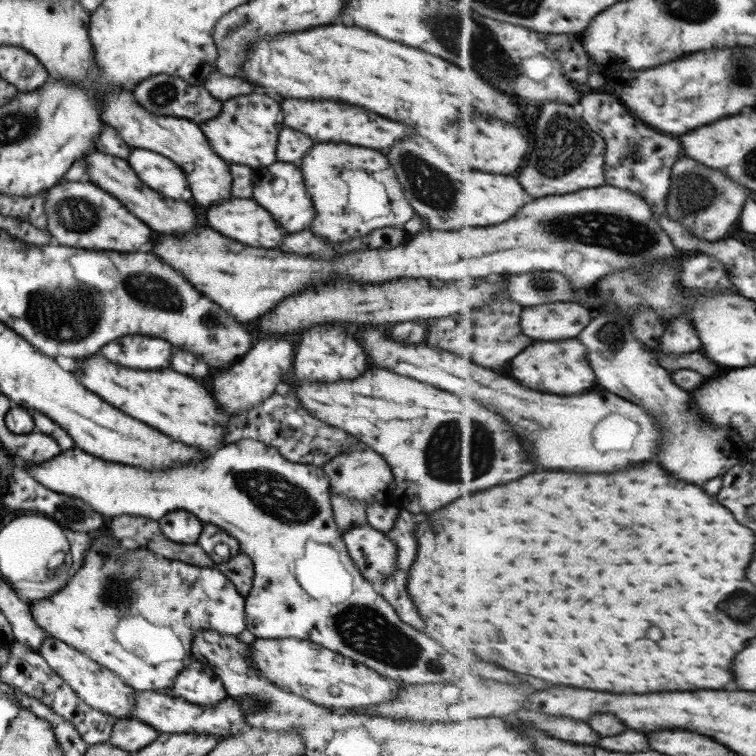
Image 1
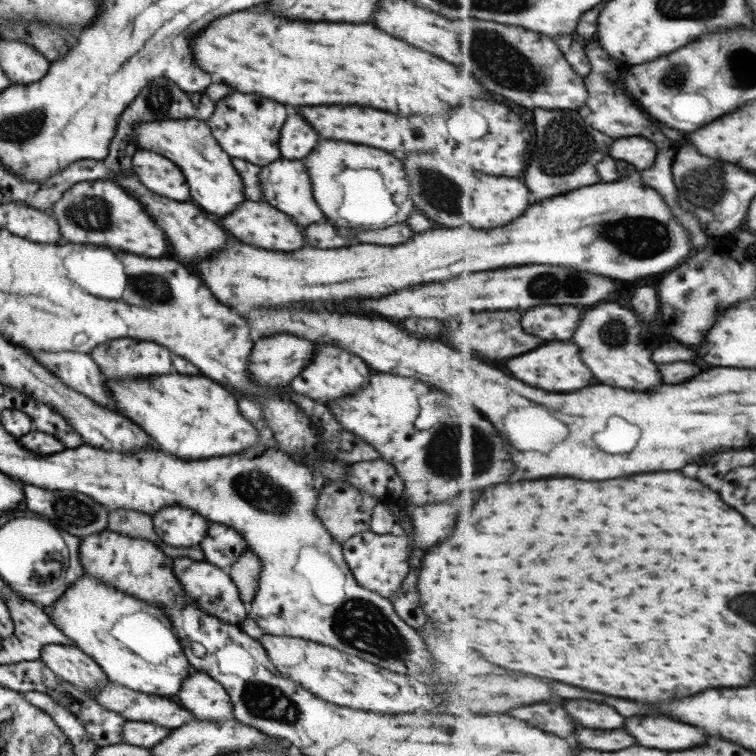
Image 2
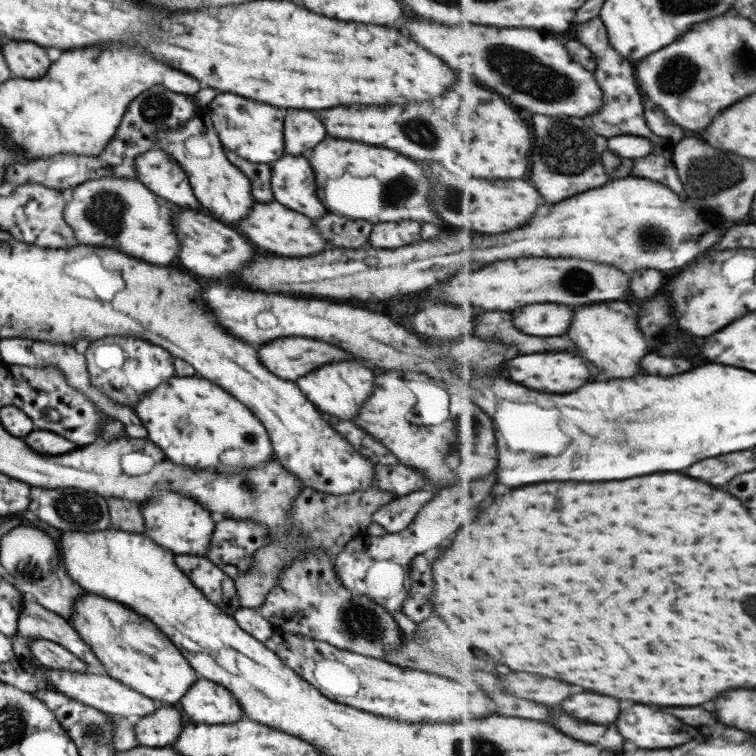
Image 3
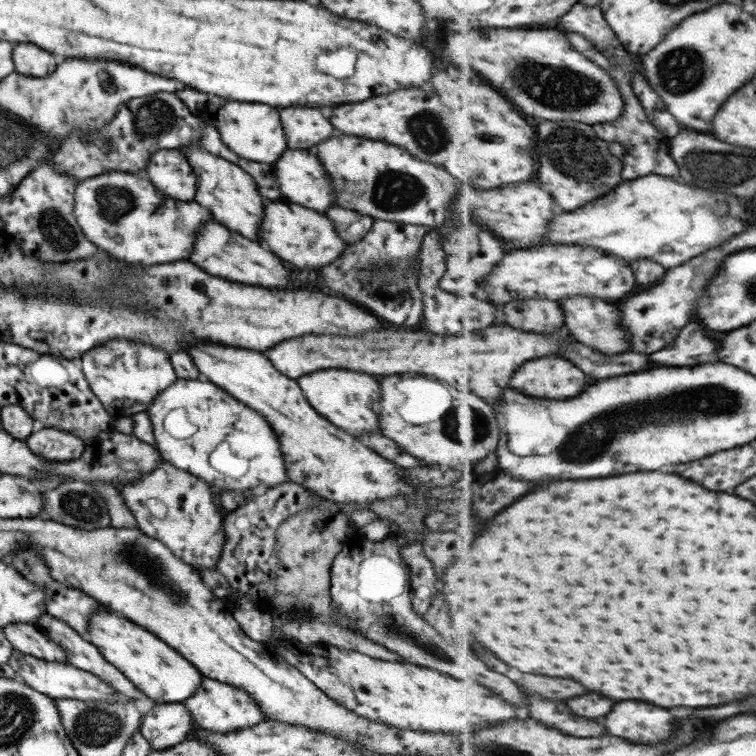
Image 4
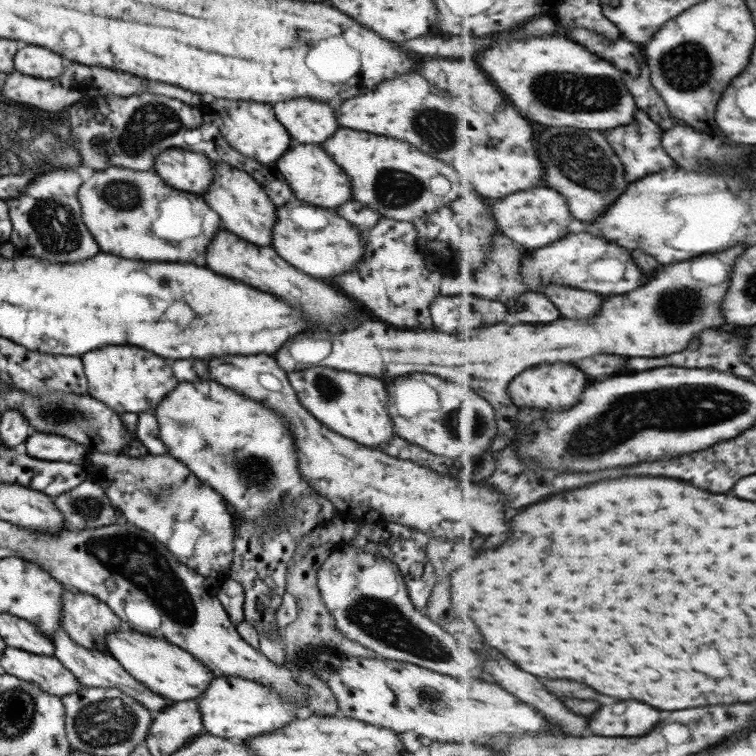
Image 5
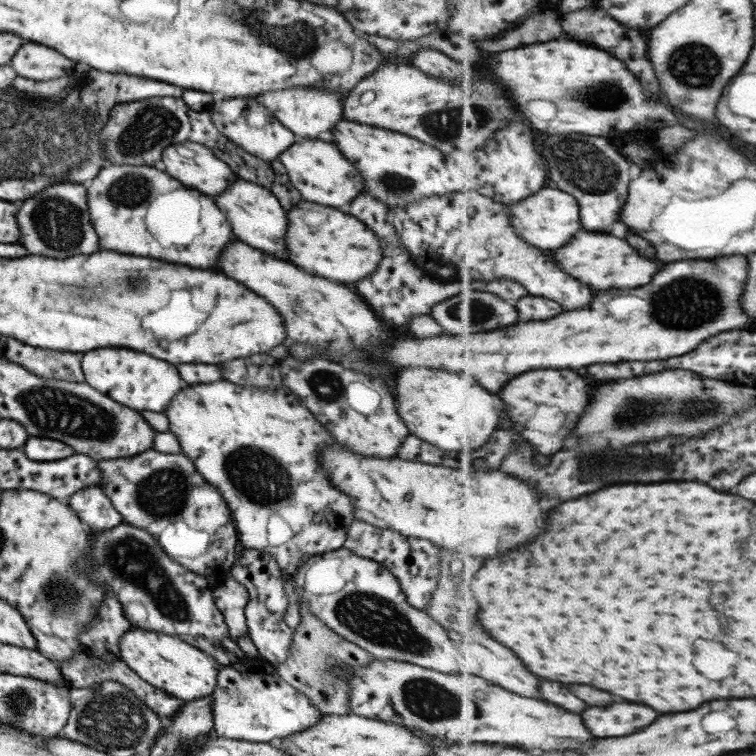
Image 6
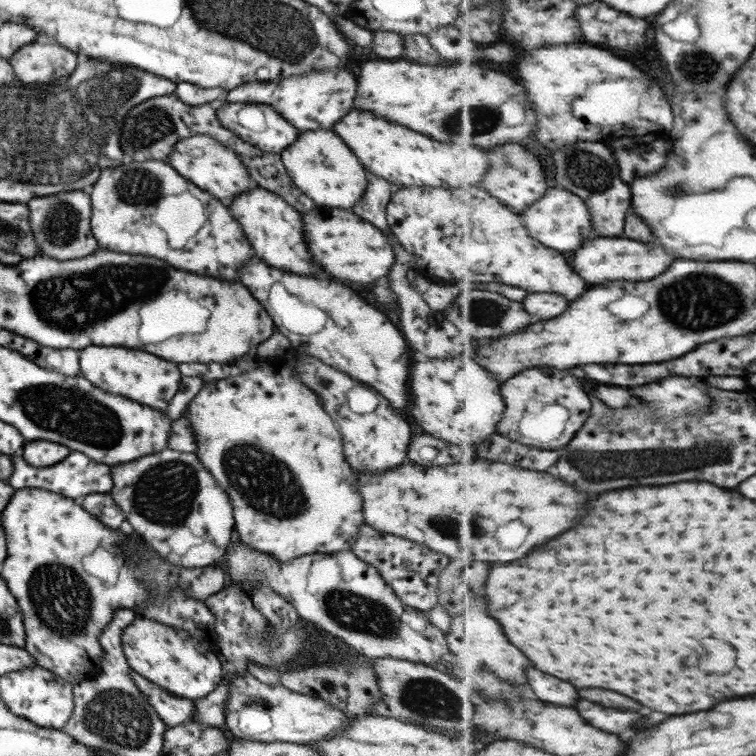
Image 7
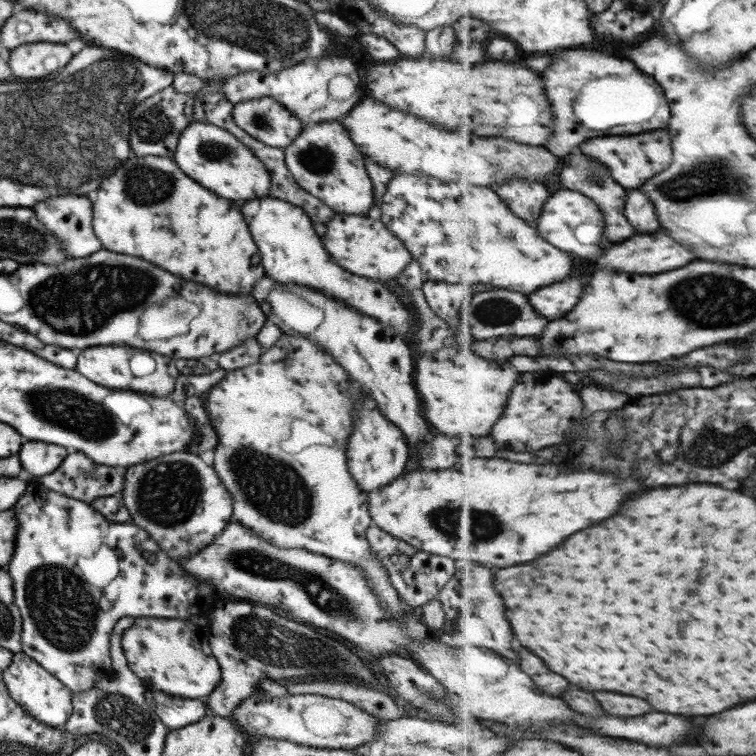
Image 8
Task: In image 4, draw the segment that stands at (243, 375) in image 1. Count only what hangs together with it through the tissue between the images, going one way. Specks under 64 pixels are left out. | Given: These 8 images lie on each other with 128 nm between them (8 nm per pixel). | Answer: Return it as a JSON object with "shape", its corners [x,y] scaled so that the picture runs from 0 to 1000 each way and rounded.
{"shape":[[[647,431],[642,437],[626,439],[626,442],[612,440],[612,444],[578,444],[578,442],[567,442],[562,439],[520,439],[520,437],[493,437],[493,439],[483,439],[483,444],[472,447],[472,444],[396,444],[390,450],[377,450],[368,452],[364,458],[353,462],[348,468],[353,471],[356,479],[365,491],[384,501],[392,501],[409,492],[427,489],[434,487],[454,487],[467,489],[467,492],[478,491],[483,495],[522,495],[522,492],[552,492],[552,495],[565,495],[565,500],[578,500],[578,503],[589,503],[597,505],[597,500],[612,500],[612,508],[620,508],[620,495],[623,495],[623,508],[631,524],[642,526],[647,536],[655,537],[663,534],[663,526],[676,505],[676,497],[700,476],[708,474],[718,474],[718,471],[729,471],[729,468],[739,468],[745,455],[758,455],[763,452],[758,442],[747,439],[745,434],[731,439],[731,442],[705,442],[705,439],[692,439],[687,434],[676,434],[676,431]]]}

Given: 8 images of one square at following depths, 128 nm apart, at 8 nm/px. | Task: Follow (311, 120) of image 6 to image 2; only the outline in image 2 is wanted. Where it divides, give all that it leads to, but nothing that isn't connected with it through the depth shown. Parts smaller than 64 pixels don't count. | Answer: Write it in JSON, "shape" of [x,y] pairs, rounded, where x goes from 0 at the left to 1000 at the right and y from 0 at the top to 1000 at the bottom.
{"shape":[[[382,151],[377,164],[372,167],[372,180],[369,180],[369,198],[372,206],[380,212],[401,210],[409,204],[411,196],[417,196],[422,180],[414,175],[414,169],[393,151]]]}

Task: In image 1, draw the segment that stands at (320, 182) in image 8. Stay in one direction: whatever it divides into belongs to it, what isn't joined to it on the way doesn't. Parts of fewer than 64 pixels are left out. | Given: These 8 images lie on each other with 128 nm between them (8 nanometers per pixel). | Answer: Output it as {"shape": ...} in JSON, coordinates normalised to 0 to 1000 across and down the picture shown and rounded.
{"shape":[[[365,212],[364,217],[358,217],[356,222],[340,221],[336,224],[335,238],[337,238],[337,243],[333,243],[332,259],[340,265],[340,270],[345,270],[364,288],[364,294],[369,291],[369,296],[382,308],[388,308],[388,304],[406,303],[417,286],[417,279],[409,258],[403,254],[396,222],[390,222],[388,217]]]}

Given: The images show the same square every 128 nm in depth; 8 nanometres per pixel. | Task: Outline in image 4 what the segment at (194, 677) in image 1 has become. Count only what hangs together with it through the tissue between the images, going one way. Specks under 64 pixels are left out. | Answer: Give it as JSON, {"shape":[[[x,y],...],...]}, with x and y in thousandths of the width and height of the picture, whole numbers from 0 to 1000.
{"shape":[[[270,896],[263,910],[241,929],[257,955],[276,968],[295,970],[321,966],[352,952],[351,946],[343,940],[340,930],[335,927],[332,919],[327,918],[327,914],[274,896]]]}

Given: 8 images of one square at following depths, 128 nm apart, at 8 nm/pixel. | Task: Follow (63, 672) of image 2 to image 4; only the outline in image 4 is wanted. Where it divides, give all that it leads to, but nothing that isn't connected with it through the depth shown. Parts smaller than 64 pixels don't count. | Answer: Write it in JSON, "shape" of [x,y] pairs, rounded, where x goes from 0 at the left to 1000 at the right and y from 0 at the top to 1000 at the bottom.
{"shape":[[[12,824],[1,832],[17,858],[54,873],[89,877],[81,856],[42,825]]]}

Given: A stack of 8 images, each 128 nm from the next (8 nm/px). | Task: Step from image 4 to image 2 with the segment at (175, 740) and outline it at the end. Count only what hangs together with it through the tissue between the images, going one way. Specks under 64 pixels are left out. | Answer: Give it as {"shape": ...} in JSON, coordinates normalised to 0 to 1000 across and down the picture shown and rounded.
{"shape":[[[165,954],[160,960],[160,981],[175,987],[200,991],[226,968],[221,962],[187,954]]]}

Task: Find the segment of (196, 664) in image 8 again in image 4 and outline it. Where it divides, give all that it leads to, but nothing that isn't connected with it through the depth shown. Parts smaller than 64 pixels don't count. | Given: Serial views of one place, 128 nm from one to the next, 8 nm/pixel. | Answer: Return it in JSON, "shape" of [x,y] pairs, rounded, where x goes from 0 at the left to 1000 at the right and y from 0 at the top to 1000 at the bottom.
{"shape":[[[140,803],[128,804],[128,810],[118,815],[114,841],[139,873],[205,930],[239,930],[263,910],[266,899],[270,898],[270,894],[230,857]]]}

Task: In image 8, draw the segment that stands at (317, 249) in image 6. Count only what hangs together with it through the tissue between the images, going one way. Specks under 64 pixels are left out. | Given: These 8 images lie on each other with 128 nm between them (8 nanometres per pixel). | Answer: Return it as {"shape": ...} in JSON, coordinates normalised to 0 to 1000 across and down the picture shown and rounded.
{"shape":[[[443,283],[438,294],[433,294],[430,307],[425,310],[430,331],[438,336],[443,349],[451,354],[483,365],[491,370],[522,369],[546,343],[544,335],[536,329],[528,317],[503,290],[492,290],[485,286],[456,286]]]}

